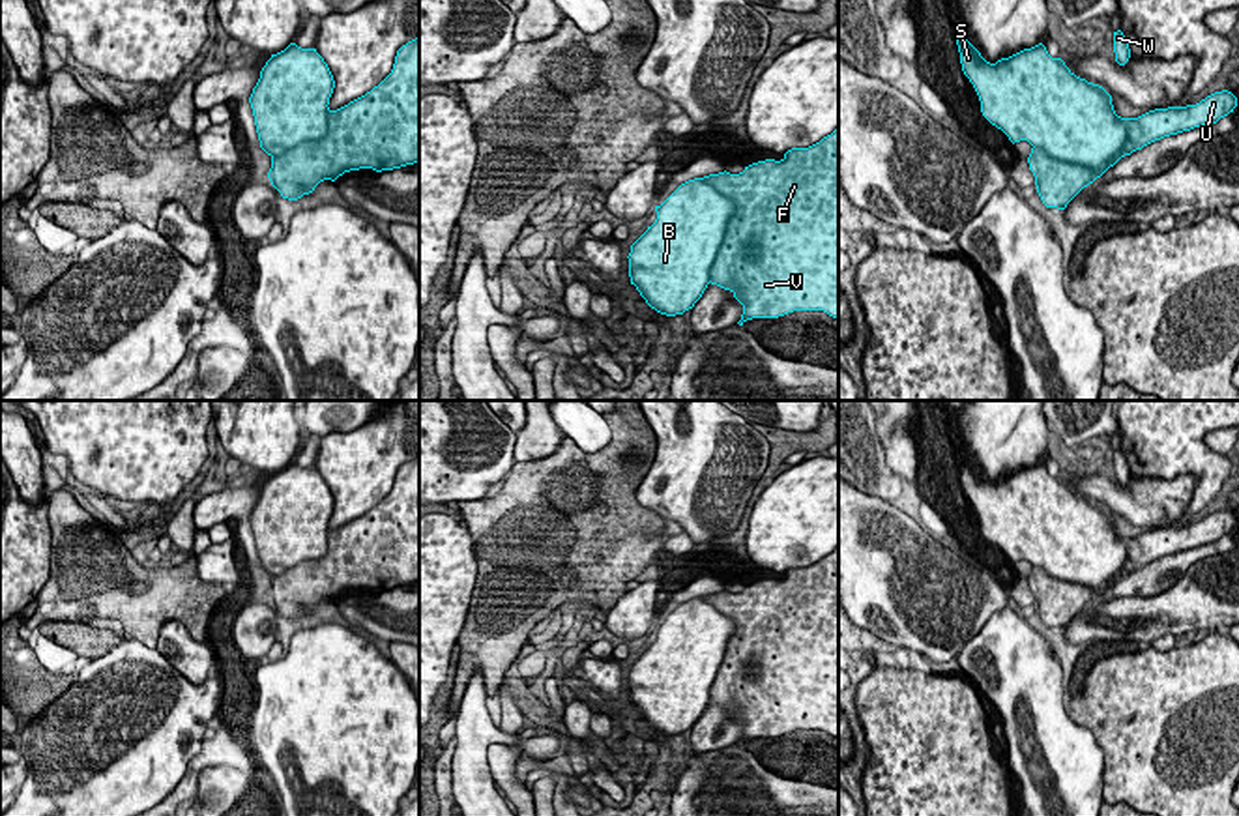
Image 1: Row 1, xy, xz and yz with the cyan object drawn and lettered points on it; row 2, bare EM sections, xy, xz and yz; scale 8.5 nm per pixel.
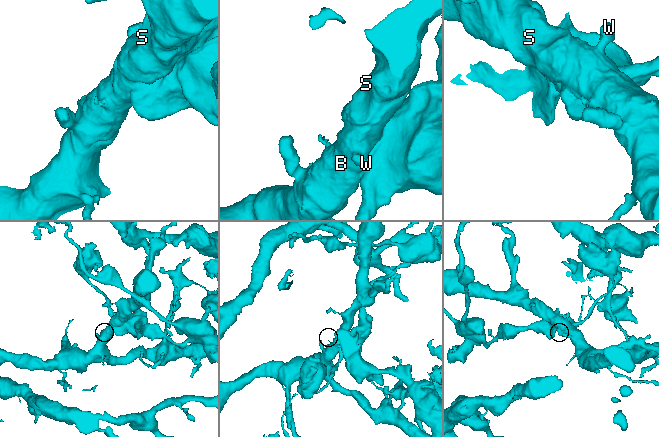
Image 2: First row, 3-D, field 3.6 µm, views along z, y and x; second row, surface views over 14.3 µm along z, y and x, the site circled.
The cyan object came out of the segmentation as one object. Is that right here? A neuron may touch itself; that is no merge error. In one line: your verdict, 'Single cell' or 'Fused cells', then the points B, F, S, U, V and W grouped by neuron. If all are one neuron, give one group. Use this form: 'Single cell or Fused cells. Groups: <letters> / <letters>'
Fused cells. Groups: B S W / F U V

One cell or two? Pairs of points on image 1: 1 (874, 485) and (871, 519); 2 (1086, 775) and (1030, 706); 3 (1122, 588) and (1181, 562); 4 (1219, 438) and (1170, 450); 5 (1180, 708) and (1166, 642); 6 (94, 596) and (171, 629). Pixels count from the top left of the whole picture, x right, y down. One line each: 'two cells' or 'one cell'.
1: two cells
2: one cell
3: one cell
4: two cells
5: two cells
6: two cells

